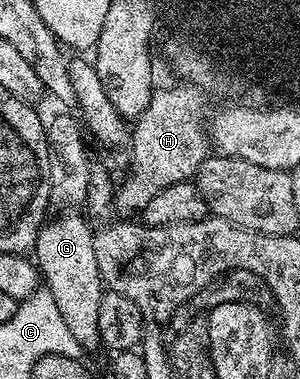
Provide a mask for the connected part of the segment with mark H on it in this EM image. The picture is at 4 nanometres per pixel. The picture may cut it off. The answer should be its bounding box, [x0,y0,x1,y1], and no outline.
[115,82,210,214]

